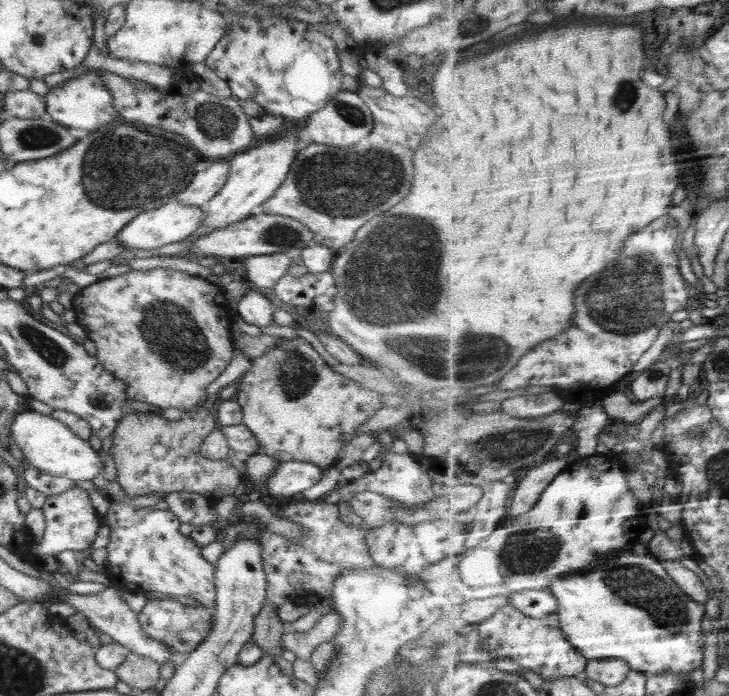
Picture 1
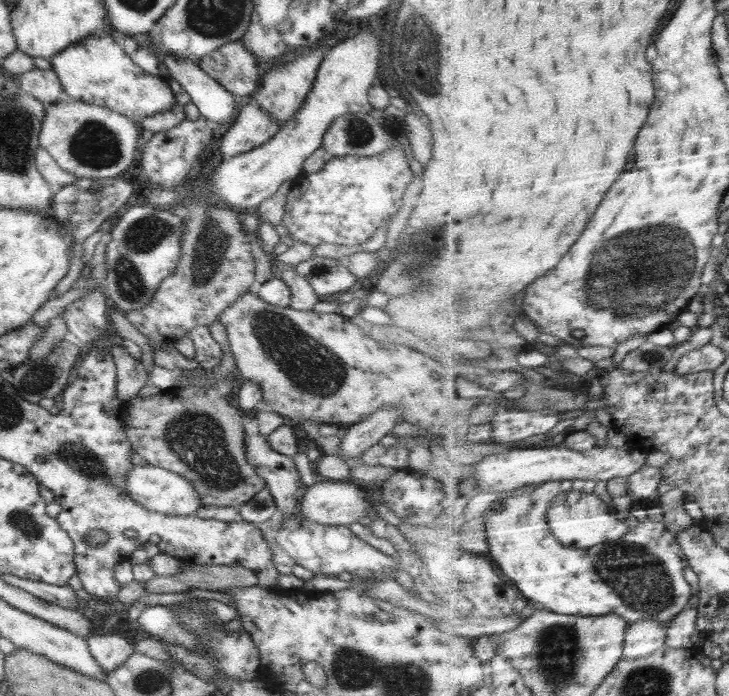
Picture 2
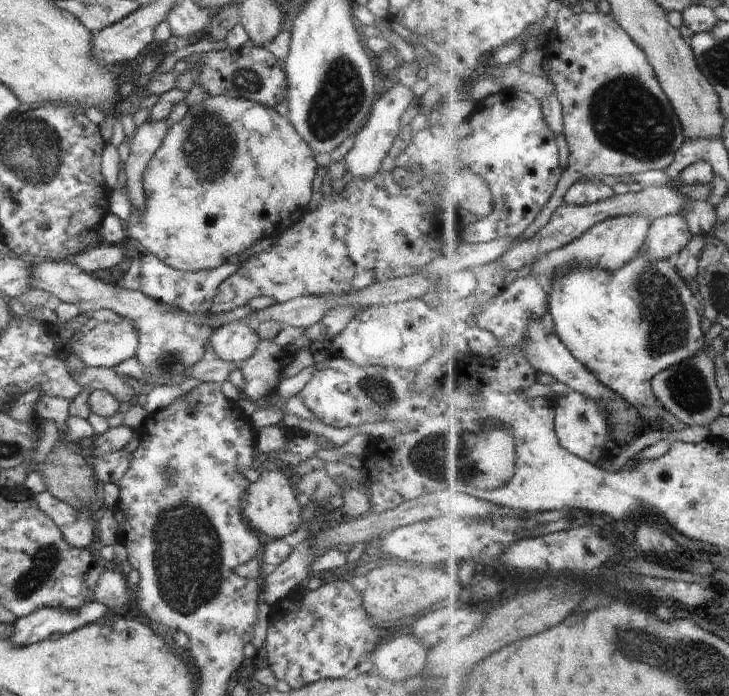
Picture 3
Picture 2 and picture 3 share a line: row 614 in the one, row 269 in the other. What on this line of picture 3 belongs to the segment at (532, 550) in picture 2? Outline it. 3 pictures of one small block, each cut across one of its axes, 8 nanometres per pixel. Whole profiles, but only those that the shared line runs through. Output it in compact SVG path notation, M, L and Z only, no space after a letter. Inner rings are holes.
M642 250L636 259L615 273L599 267L570 271L555 283L551 294L551 316L558 336L573 355L595 372L604 384L638 408L642 418L652 426L648 426L648 429L670 429L660 416L664 406L654 394L652 381L658 373L697 357L708 349L702 316L694 304L694 292L688 288L688 282L680 274L674 260L652 261Z

